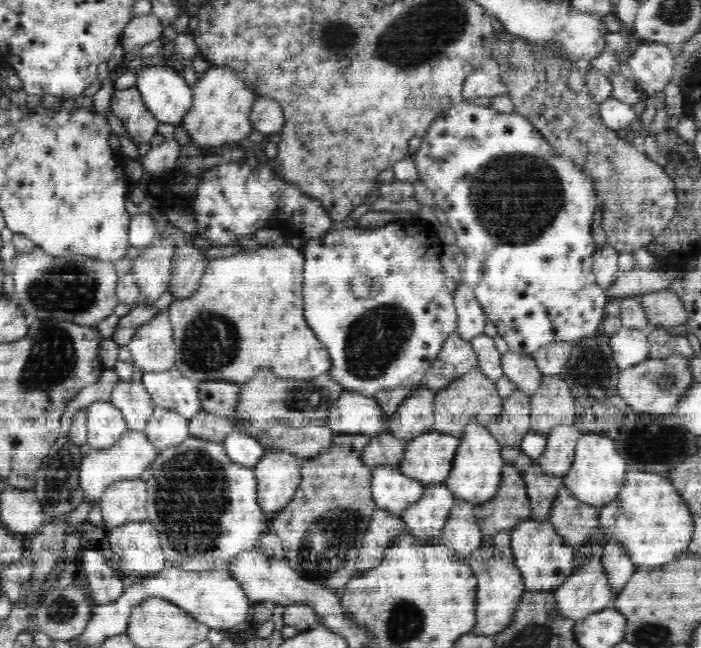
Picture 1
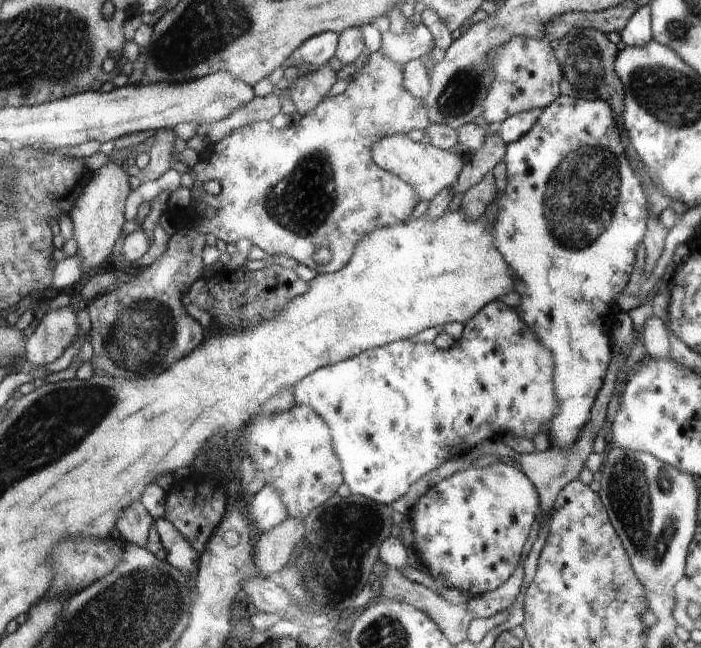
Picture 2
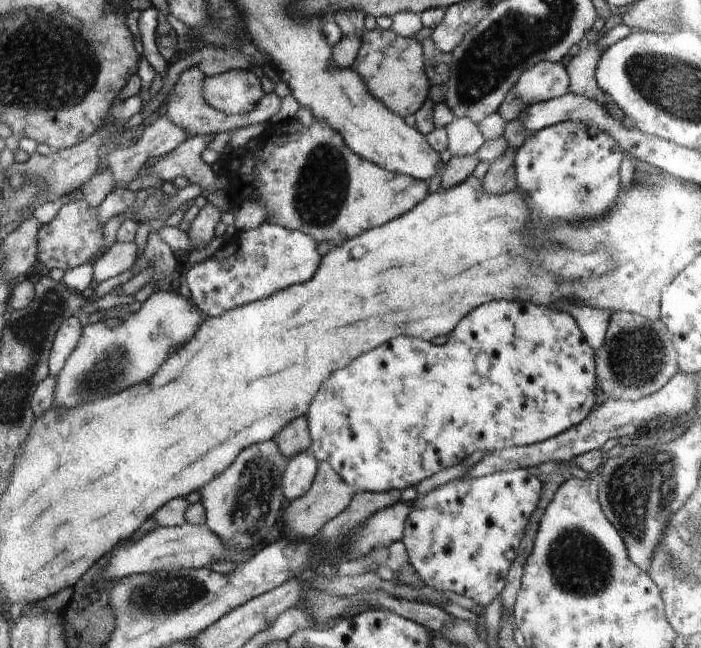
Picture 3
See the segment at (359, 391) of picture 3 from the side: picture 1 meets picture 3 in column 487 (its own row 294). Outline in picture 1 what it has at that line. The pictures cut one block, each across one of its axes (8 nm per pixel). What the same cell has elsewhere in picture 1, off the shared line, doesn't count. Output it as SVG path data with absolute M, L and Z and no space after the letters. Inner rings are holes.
M393 220L382 228L346 227L340 230L331 229L322 238L307 239L301 242L302 252L305 253L303 282L306 282L306 288L304 288L306 322L310 324L310 328L314 328L314 332L318 332L318 338L330 348L330 359L334 368L330 368L328 374L342 384L344 390L374 396L380 390L408 385L421 386L423 376L432 367L434 360L437 360L446 339L457 333L457 310L453 304L453 294L450 294L444 286L446 276L442 274L442 264L440 263L443 245L438 246L440 239L436 238L434 231L430 230L427 224L410 224L408 220Z

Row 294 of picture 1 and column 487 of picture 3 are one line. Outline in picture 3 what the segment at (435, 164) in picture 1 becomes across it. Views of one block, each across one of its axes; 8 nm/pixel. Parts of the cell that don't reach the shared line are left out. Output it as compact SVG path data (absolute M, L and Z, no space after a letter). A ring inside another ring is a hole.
M517 469L479 478L463 477L435 488L426 496L418 496L411 501L412 511L402 538L412 568L428 587L466 596L485 608L505 590L498 584L502 584L502 574L510 566L508 560L512 560L518 546L522 546L523 533L542 503L542 493L538 477L527 469Z

